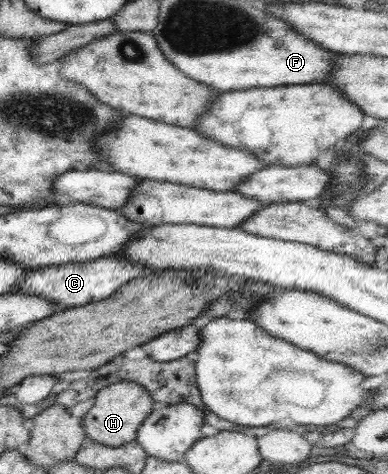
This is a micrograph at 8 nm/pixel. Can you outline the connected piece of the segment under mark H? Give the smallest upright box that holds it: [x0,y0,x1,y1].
[81,381,153,447]

